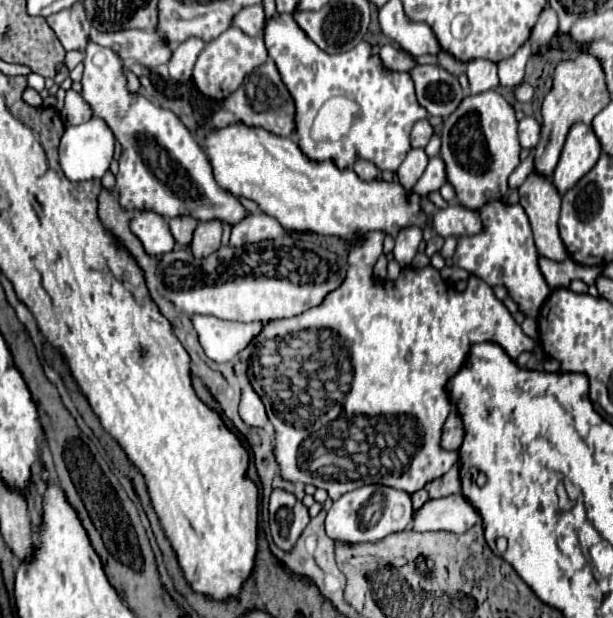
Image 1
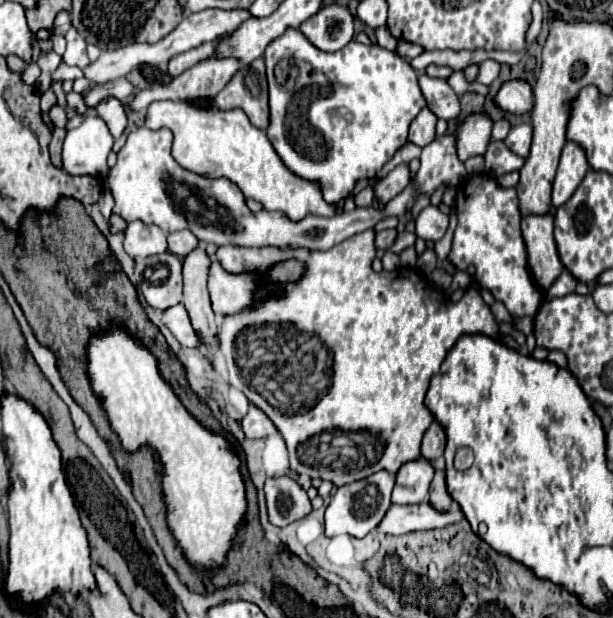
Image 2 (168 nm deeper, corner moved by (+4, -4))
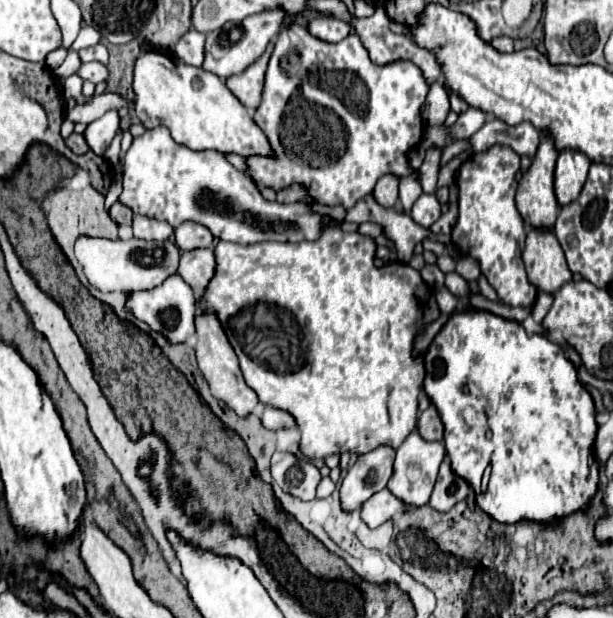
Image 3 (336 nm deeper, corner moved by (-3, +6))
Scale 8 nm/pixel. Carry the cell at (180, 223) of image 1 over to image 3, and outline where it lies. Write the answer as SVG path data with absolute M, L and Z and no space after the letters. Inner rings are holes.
M184 222L176 228L176 246L184 252L184 250L194 250L194 248L210 248L214 236L210 234L210 230L202 224L196 222Z

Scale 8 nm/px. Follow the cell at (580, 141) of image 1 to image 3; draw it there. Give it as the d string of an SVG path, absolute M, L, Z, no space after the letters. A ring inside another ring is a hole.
M562 150L558 154L554 170L554 194L560 206L566 206L578 198L588 176L588 168L590 160L578 150Z

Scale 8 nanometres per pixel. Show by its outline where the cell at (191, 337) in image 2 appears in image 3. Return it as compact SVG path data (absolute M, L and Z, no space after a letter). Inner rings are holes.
M168 276L160 286L152 290L138 290L128 292L126 296L126 310L138 318L140 322L148 324L150 330L160 332L170 344L184 342L186 336L194 334L194 316L196 316L196 298L192 288L178 276Z

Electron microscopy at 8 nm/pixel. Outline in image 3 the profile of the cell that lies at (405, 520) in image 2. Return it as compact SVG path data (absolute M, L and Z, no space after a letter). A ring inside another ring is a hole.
M380 490L376 494L372 494L362 506L360 506L360 518L370 526L376 528L382 522L390 520L392 516L404 512L406 506L402 506L402 502L398 502L398 498L394 498L394 494L390 494L388 490Z

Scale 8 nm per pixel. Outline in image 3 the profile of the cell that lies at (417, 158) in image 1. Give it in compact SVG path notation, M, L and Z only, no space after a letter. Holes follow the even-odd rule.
M382 176L372 192L376 202L384 208L392 208L398 200L398 178L396 176Z

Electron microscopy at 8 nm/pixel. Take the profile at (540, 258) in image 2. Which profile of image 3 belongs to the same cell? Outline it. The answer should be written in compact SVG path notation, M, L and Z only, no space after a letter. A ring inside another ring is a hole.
M530 230L522 258L530 284L540 292L554 294L572 278L552 230Z

